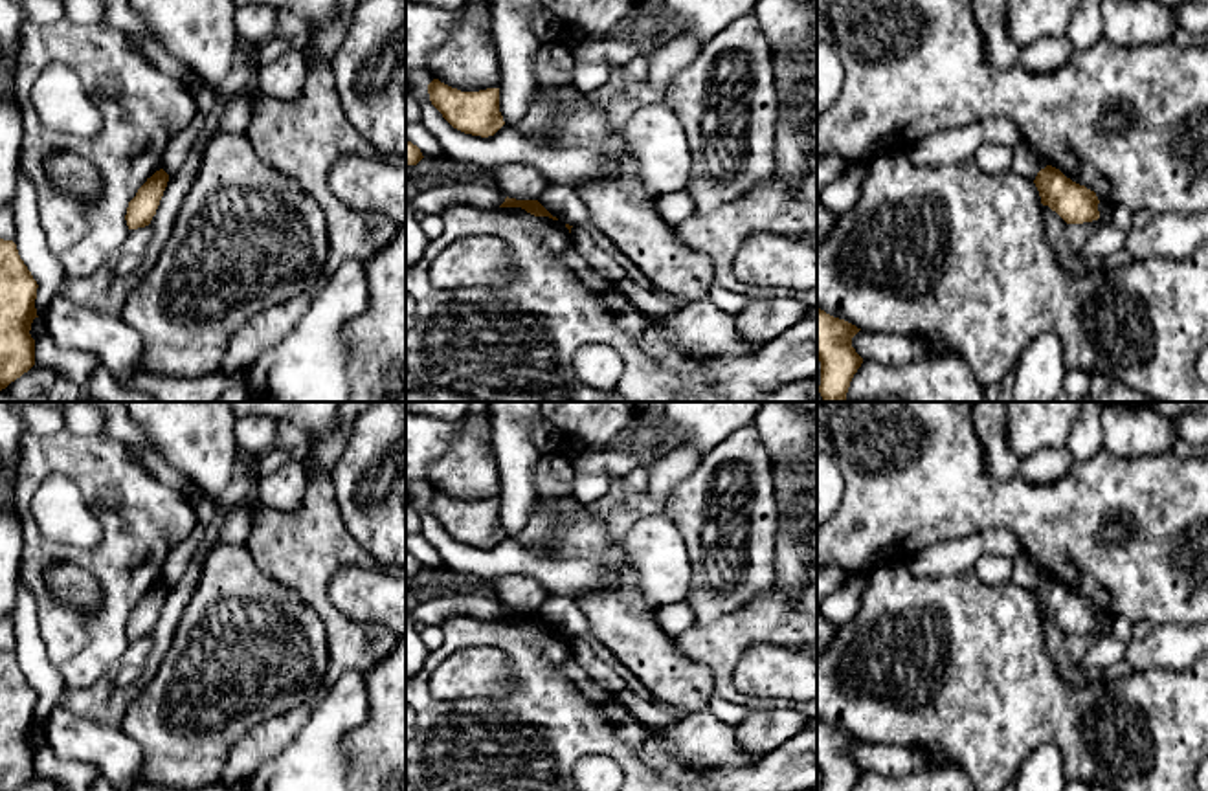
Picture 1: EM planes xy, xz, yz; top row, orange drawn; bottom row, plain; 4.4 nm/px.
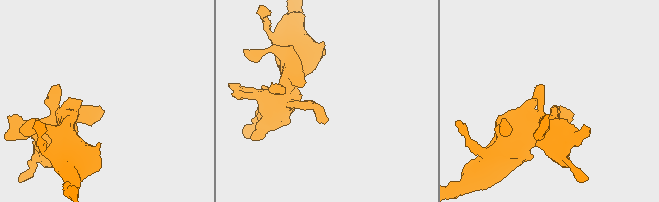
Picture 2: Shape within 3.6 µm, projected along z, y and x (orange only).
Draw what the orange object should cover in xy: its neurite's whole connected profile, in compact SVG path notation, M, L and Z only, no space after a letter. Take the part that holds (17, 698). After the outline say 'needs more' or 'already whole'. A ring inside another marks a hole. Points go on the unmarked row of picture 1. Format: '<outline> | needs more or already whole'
M0 650L0 791L17 791L35 776L31 734L37 727L37 692L18 666L13 652Z | already whole

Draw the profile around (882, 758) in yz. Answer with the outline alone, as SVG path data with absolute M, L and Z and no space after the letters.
M859 741L852 749L852 758L863 773L878 776L905 776L925 767L925 758L916 745Z

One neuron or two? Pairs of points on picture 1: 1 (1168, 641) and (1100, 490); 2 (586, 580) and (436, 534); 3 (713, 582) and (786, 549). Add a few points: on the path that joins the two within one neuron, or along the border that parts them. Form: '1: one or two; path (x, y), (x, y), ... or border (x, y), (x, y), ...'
1: two; border (1188, 624), (1153, 626)
2: one; path (549, 573), (520, 560), (472, 560)
3: two; border (779, 512), (773, 542), (773, 584)

